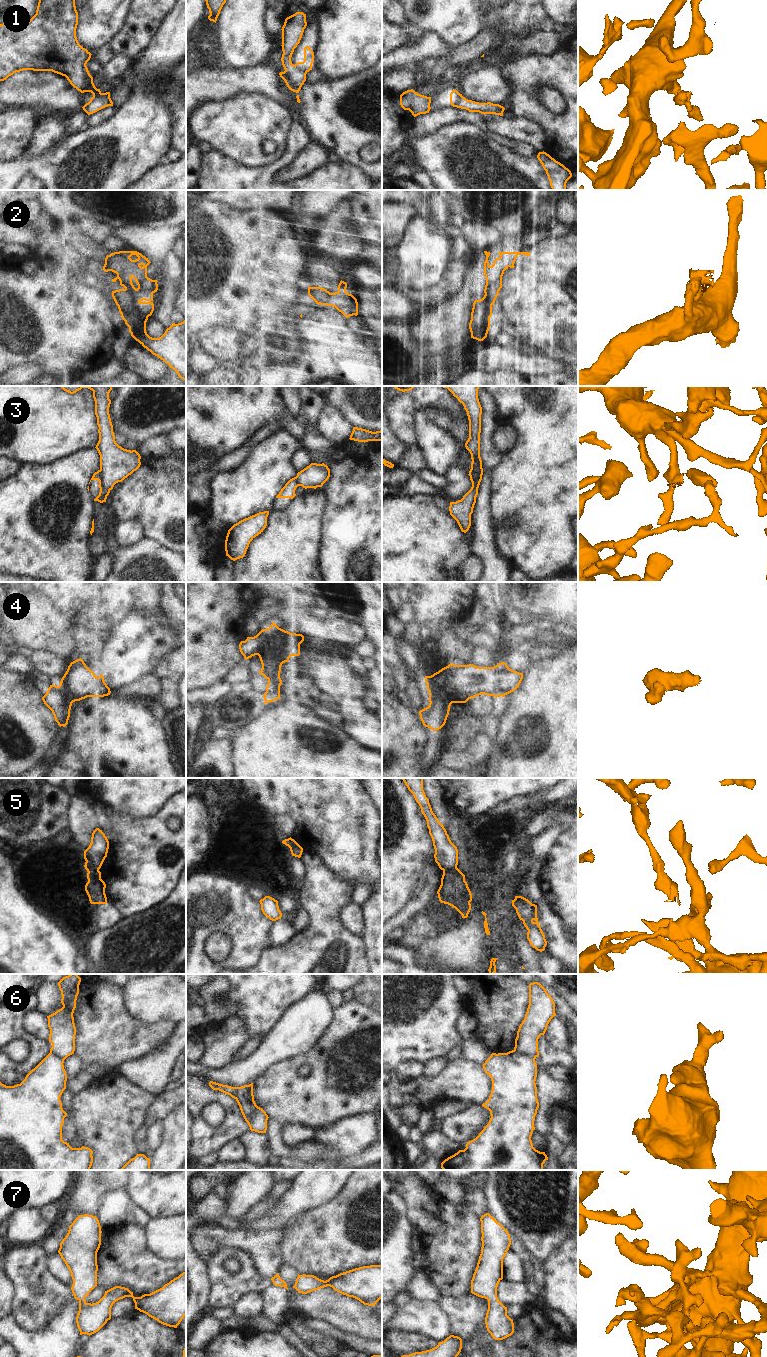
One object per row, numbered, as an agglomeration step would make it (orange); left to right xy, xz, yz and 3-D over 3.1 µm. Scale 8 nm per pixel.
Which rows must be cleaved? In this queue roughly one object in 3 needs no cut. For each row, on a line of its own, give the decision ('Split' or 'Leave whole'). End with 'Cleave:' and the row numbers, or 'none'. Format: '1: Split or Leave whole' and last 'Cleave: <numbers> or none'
1: Split
2: Split
3: Split
4: Split
5: Split
6: Split
7: Leave whole
Cleave: 1, 2, 3, 4, 5, 6

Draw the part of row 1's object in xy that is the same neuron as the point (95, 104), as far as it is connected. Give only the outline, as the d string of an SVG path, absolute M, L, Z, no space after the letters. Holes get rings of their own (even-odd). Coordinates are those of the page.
M93 95L90 101L86 103L82 108L88 115L90 115L108 106L110 105L106 104L99 97Z

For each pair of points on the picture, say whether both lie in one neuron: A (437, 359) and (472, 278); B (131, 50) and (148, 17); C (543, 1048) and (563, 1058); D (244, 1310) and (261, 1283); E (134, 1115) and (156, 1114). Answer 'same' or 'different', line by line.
A: different
B: same
C: same
D: different
E: different

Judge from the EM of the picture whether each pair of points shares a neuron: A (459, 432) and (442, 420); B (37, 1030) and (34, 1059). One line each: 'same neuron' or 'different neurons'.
A: same neuron
B: different neurons

